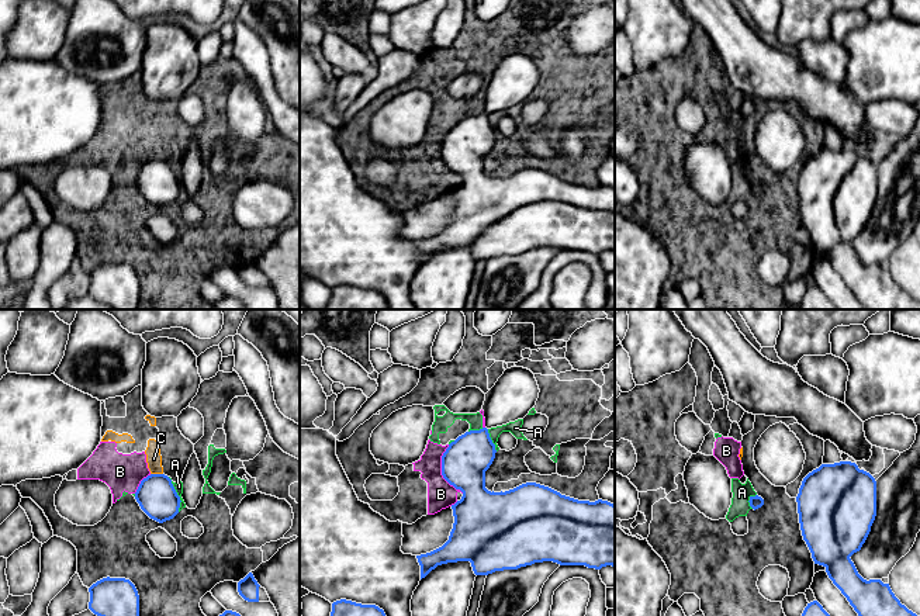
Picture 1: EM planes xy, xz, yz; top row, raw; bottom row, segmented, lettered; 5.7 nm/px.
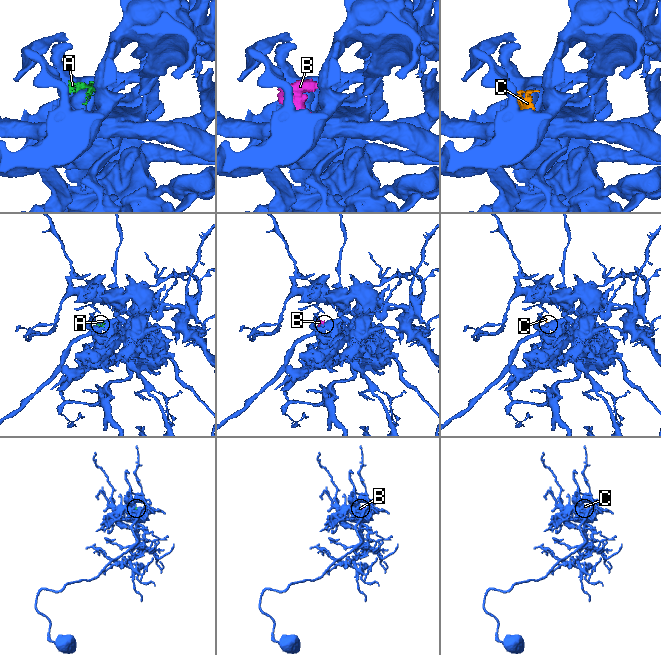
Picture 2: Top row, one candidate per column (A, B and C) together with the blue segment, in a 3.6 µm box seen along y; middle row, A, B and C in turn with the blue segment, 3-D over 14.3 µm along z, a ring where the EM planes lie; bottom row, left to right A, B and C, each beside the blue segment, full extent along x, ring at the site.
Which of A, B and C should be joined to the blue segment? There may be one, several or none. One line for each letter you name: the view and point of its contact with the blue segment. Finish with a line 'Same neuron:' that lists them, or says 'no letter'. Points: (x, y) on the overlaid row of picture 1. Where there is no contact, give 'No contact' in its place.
Same neuron: no letter

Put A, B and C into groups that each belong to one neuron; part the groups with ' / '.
A B C

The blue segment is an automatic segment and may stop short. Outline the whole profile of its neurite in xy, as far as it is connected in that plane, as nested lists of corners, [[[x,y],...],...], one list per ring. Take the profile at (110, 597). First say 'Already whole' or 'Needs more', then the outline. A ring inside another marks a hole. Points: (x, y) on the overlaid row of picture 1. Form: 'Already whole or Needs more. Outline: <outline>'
Already whole. Outline: [[[107,577],[89,592],[89,609],[97,616],[139,616],[139,595],[129,579]]]

